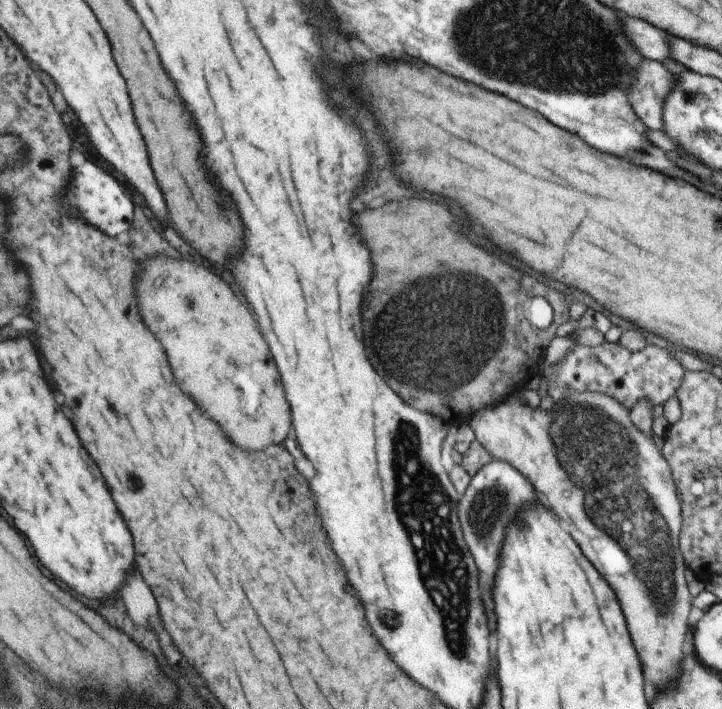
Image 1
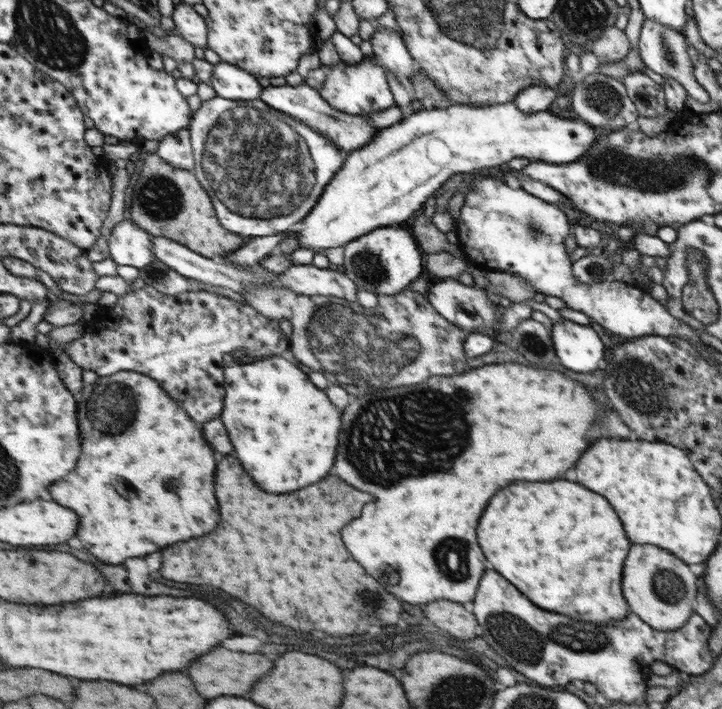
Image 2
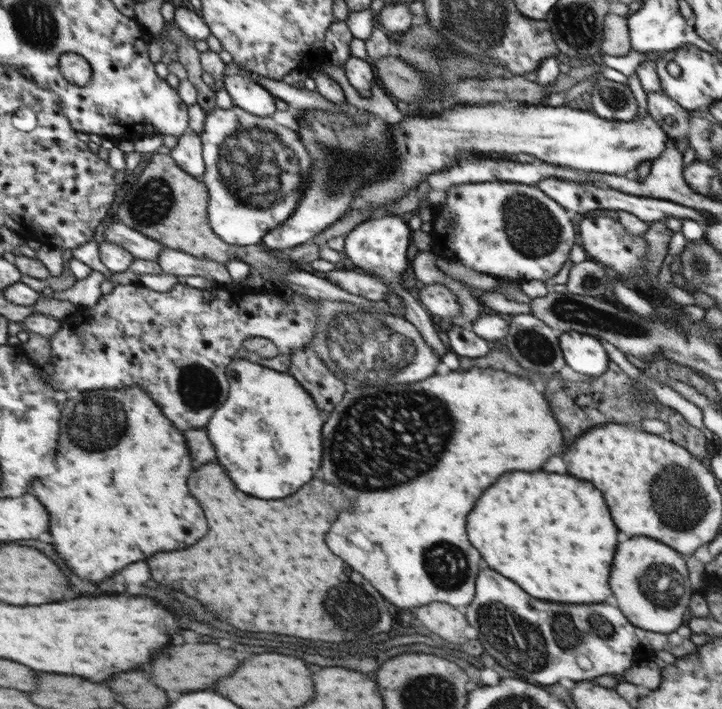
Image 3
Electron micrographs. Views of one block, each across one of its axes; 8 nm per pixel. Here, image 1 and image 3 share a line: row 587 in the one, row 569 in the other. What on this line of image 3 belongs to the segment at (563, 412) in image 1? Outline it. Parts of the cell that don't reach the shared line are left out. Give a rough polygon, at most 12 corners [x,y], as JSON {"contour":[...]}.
{"contour":[[647,536],[619,542],[611,592],[631,624],[681,627],[683,558]]}

